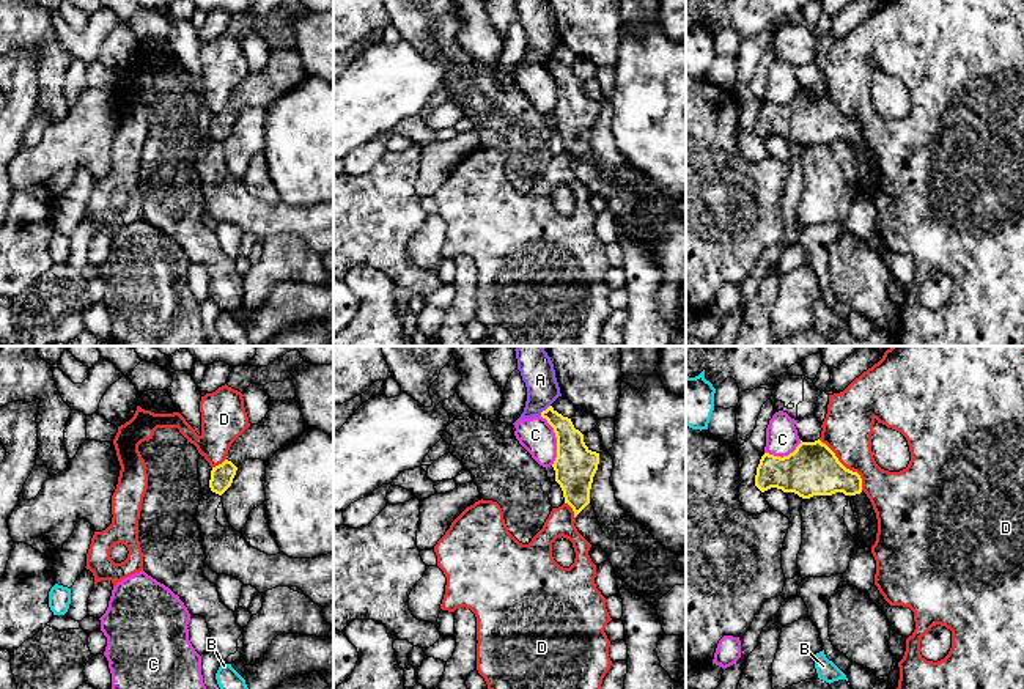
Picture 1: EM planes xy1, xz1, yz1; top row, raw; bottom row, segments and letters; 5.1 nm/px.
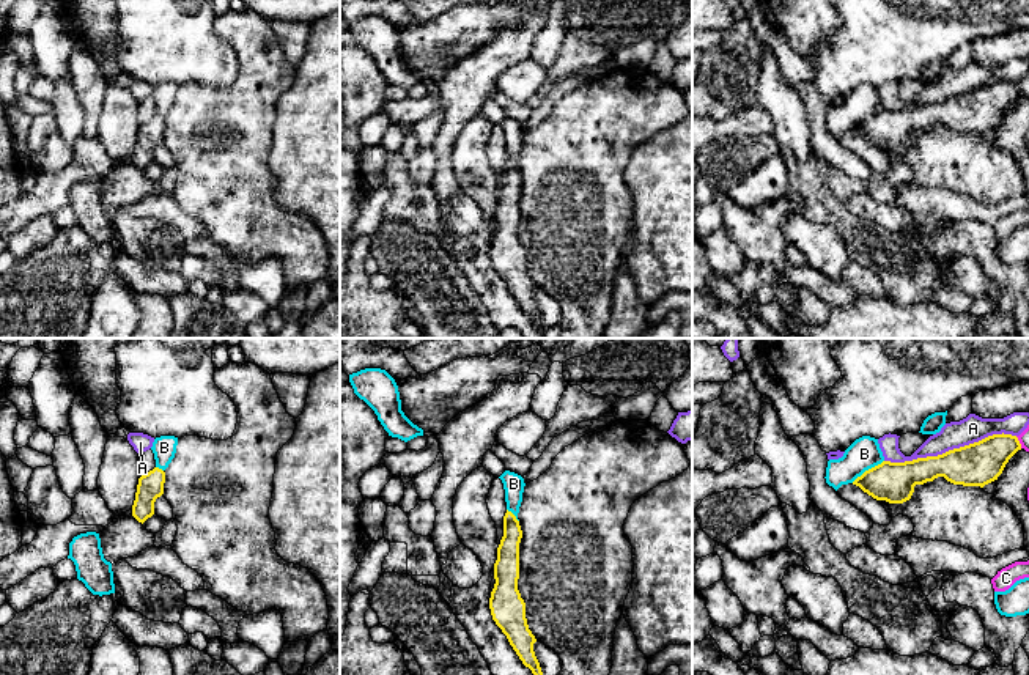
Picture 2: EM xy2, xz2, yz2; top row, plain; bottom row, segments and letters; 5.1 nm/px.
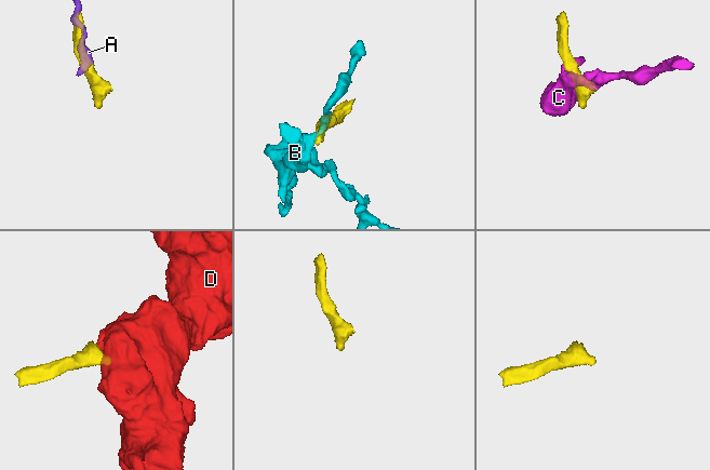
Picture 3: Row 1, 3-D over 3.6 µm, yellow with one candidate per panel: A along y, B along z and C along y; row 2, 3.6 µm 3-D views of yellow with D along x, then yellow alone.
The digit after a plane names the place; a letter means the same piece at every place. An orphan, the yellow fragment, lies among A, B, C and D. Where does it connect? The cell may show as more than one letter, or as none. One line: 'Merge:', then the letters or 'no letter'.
Merge: no letter

